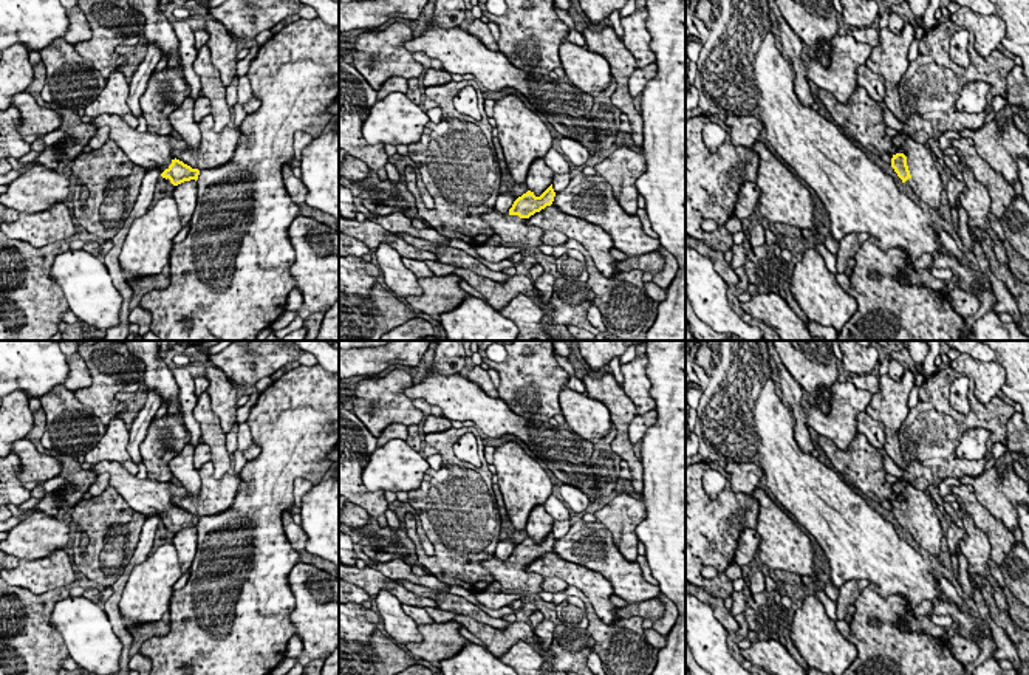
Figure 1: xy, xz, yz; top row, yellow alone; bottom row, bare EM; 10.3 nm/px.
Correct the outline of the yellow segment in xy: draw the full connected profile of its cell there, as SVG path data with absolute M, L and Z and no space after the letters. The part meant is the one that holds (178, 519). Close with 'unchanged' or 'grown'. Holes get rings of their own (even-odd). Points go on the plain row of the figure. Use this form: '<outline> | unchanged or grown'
M116 461L93 464L93 472L96 475L108 474L110 486L124 497L132 509L147 517L159 516L161 523L166 525L170 533L198 526L198 516L192 516L172 502L173 497L187 497L183 485L172 481L161 483L149 477L141 480Z | grown

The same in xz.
M552 531L540 542L535 543L534 539L528 537L518 543L508 560L500 560L495 556L481 562L486 568L506 590L521 590L529 594L538 594L543 591L543 576L528 570L528 565L535 559L540 559L554 548L556 539Z | grown

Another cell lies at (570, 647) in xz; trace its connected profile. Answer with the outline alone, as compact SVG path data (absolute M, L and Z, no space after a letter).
M557 624L549 646L549 675L556 672L594 675L586 664L588 655L594 650L594 644L586 629Z

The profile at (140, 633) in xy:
M166 612L162 618L156 622L145 622L139 625L132 625L125 622L125 629L132 635L133 641L130 646L130 656L139 653L144 641L153 636L166 636L170 632L170 613Z

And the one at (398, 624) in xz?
M381 590L374 601L385 632L398 646L422 641L418 624L402 610L402 604L396 596Z

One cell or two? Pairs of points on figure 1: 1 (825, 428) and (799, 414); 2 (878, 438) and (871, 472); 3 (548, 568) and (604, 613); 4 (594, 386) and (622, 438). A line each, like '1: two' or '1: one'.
1: two
2: two
3: one
4: one

